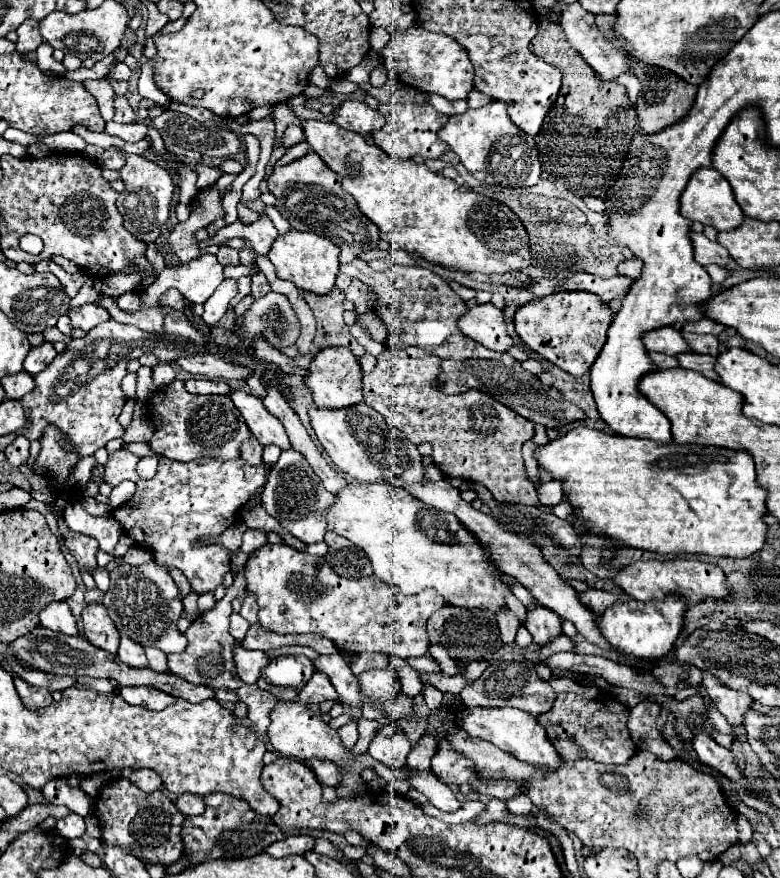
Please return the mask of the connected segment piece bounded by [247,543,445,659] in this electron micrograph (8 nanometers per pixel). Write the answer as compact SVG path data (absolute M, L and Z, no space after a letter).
M267 543L251 555L247 589L257 595L261 627L277 635L319 633L329 637L335 647L347 655L367 651L383 651L403 659L427 655L427 619L445 605L445 599L433 589L403 595L395 585L389 585L375 575L359 579L339 577L329 563L325 563L325 557L297 551L285 543Z

